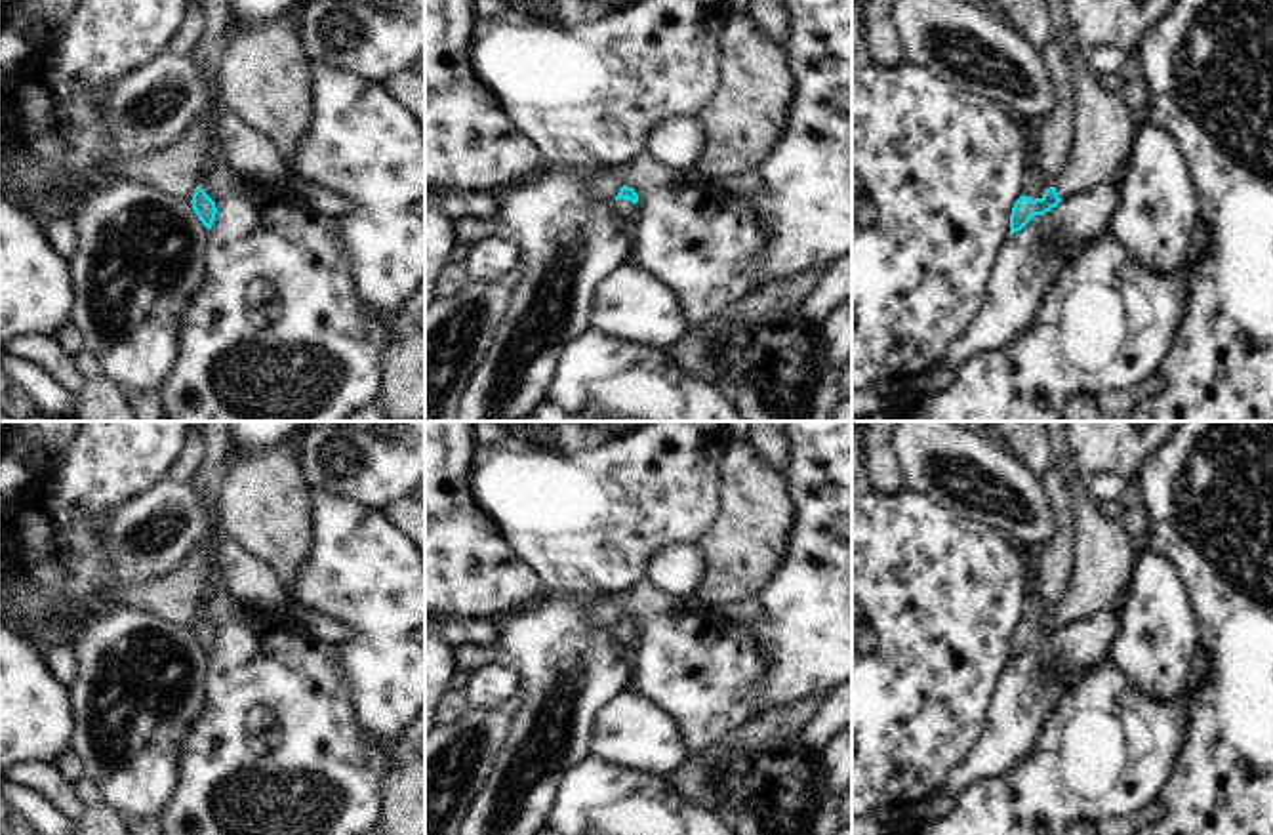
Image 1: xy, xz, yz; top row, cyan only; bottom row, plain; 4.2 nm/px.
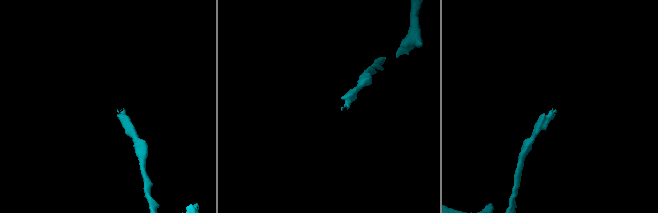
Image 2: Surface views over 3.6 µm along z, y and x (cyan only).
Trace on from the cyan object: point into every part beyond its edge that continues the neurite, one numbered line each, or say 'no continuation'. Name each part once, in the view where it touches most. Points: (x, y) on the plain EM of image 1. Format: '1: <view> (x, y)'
no continuation

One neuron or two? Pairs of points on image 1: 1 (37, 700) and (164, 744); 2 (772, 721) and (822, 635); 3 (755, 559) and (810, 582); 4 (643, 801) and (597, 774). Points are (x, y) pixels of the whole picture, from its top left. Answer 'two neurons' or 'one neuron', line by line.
1: two neurons
2: two neurons
3: two neurons
4: one neuron

